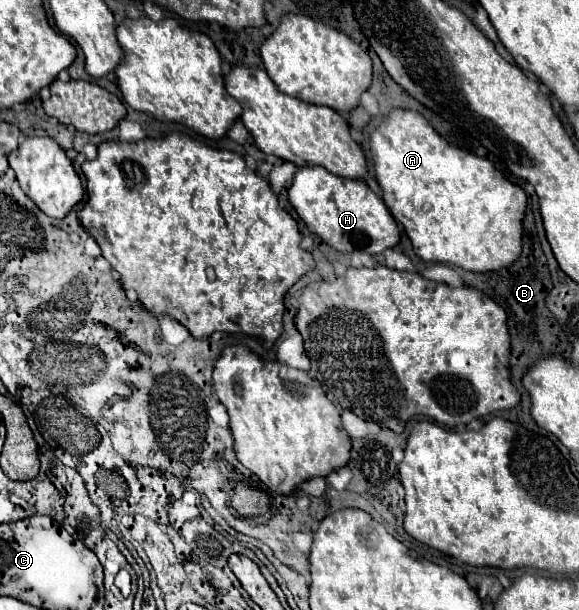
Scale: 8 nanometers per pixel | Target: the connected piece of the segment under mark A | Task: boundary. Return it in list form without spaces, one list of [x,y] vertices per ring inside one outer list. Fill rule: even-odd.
[[[401,108],[391,110],[373,132],[371,154],[377,182],[383,188],[383,202],[393,218],[403,224],[415,254],[425,262],[453,264],[469,272],[491,272],[501,270],[519,258],[527,196],[523,188],[511,184],[487,158],[451,146],[419,112]]]

